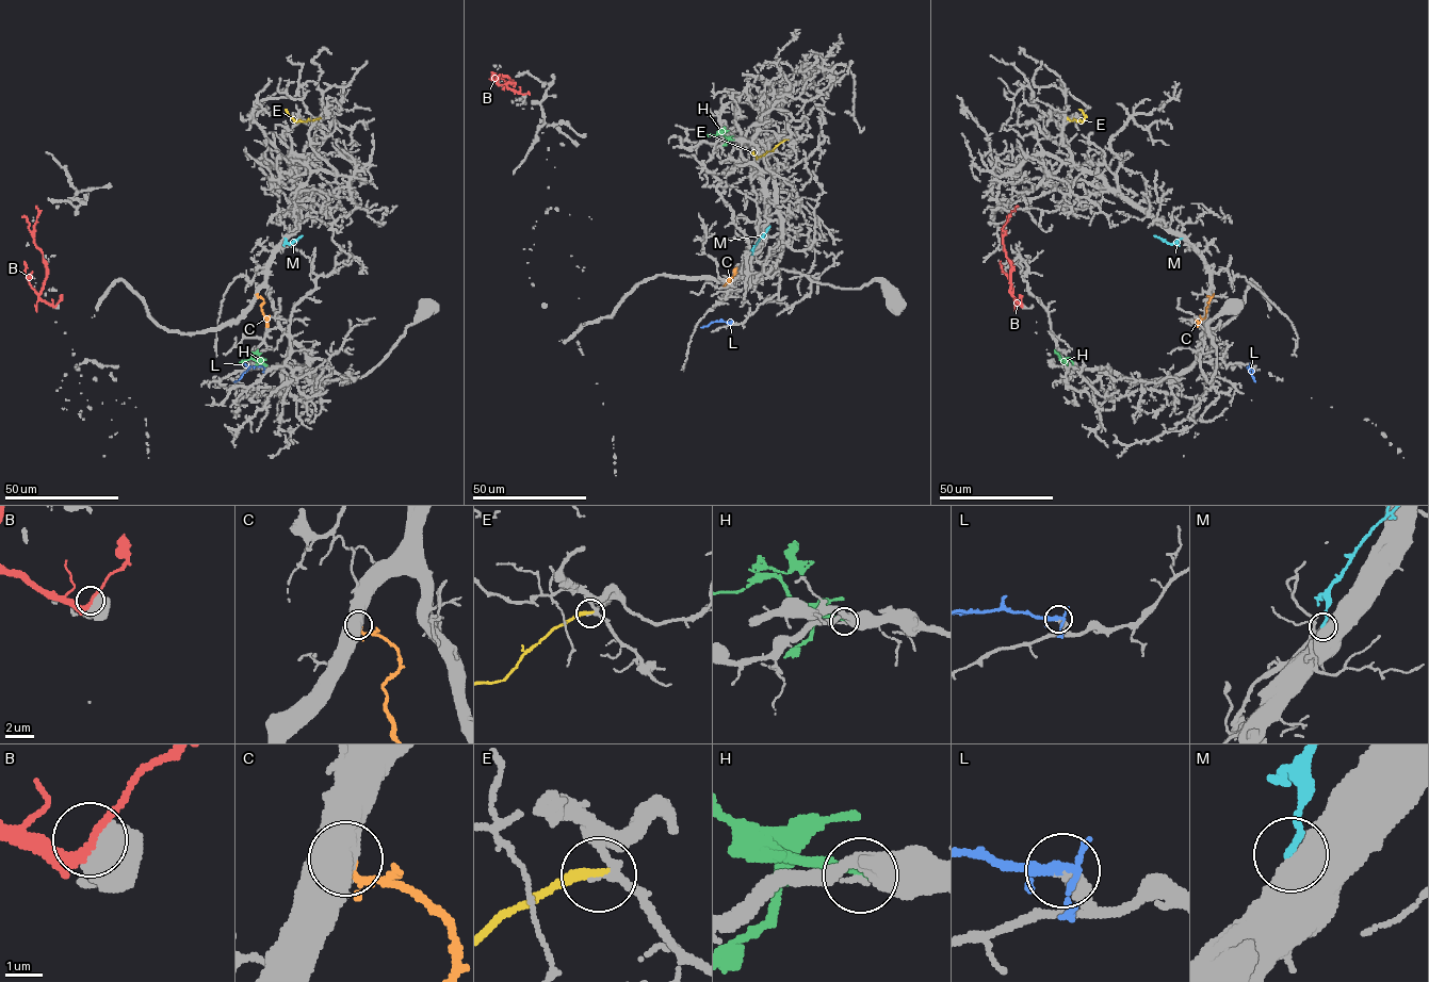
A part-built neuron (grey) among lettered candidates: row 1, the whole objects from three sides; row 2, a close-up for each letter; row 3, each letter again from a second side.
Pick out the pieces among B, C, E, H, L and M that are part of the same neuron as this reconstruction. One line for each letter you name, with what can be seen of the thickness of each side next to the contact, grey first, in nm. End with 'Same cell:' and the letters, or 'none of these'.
L: 440/200 nm
Same cell: L

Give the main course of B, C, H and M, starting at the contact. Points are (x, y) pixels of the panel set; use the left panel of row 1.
B: (55, 305), (39, 297), (46, 266), (32, 234), (38, 212), (36, 206)
C: (257, 295), (263, 299), (261, 306), (266, 322), (270, 320)
H: (265, 365), (249, 358), (239, 363)
M: (285, 238), (290, 244), (302, 235)

